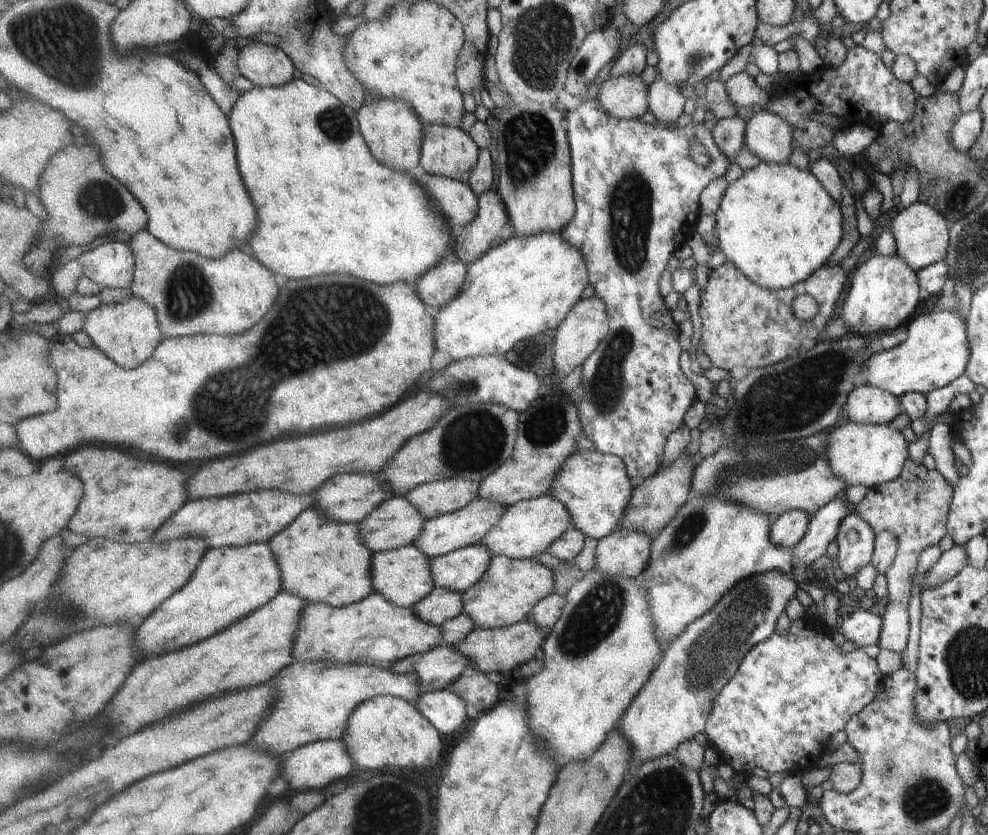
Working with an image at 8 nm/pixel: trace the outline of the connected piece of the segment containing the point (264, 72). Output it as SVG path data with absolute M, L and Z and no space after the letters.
M242 41L238 49L237 66L254 85L280 87L295 79L297 68L281 47Z

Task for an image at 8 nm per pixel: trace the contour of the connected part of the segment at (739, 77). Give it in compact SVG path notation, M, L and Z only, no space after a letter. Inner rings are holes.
M741 72L730 76L724 83L724 91L728 101L736 107L745 108L751 106L754 109L761 109L771 97L774 97L768 90L762 90L755 84L747 73Z

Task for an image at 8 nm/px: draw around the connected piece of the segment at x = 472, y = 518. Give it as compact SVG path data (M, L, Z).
M475 500L451 514L428 519L425 530L423 534L419 534L415 546L423 550L430 559L434 559L471 545L478 545L491 532L491 526L499 522L505 510L507 508L501 504L495 504L489 500Z

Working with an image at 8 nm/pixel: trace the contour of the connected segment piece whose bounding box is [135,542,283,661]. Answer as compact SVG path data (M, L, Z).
M268 542L210 550L204 554L188 584L167 598L137 629L137 650L141 650L143 661L146 661L163 652L199 644L273 602L281 588L281 566Z

